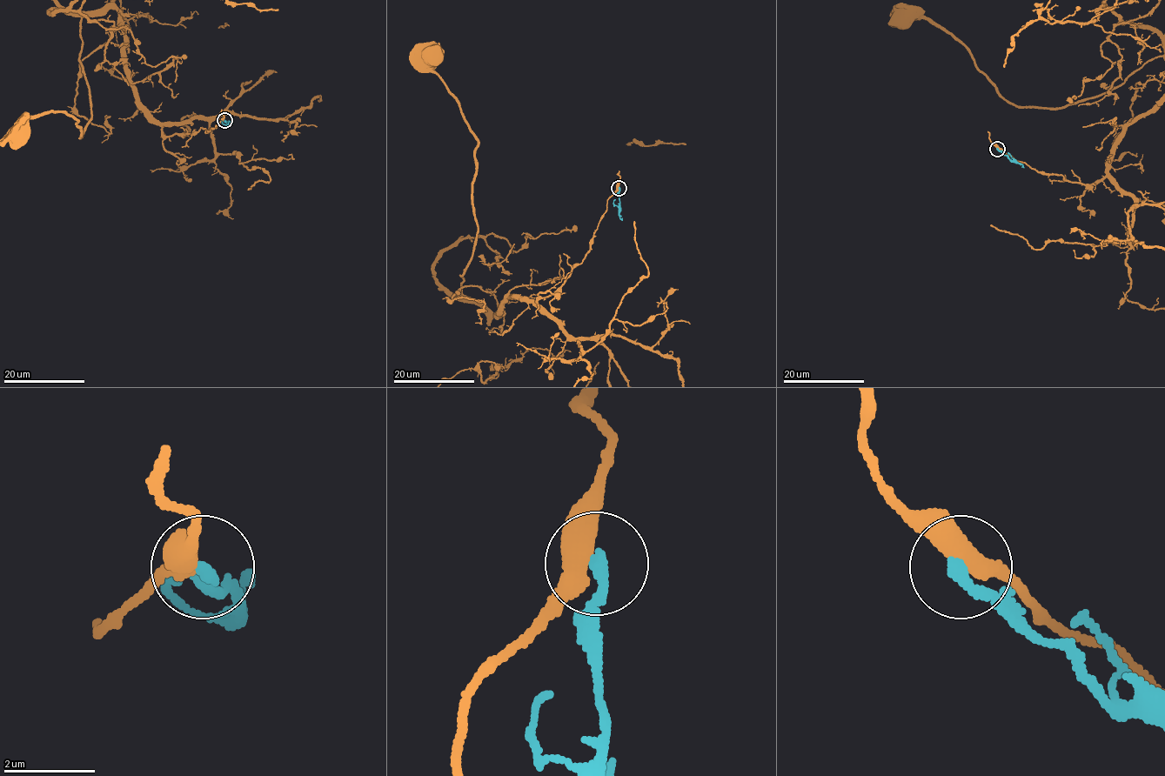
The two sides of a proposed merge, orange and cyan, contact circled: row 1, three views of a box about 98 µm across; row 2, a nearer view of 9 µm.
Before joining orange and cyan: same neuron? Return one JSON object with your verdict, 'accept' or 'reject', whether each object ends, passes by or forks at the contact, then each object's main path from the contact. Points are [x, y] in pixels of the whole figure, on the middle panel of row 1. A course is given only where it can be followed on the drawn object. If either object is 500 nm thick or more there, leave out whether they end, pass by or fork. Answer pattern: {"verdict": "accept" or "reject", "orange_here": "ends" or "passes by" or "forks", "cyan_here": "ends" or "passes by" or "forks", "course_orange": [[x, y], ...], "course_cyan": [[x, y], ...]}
{"verdict": "reject", "orange_here": "passes by", "cyan_here": "ends", "course_orange": [[619, 188], [559, 287], [494, 313], [472, 301], [460, 283], [477, 234], [478, 140], [432, 56]], "course_cyan": [[619, 188], [619, 211], [622, 220]]}

